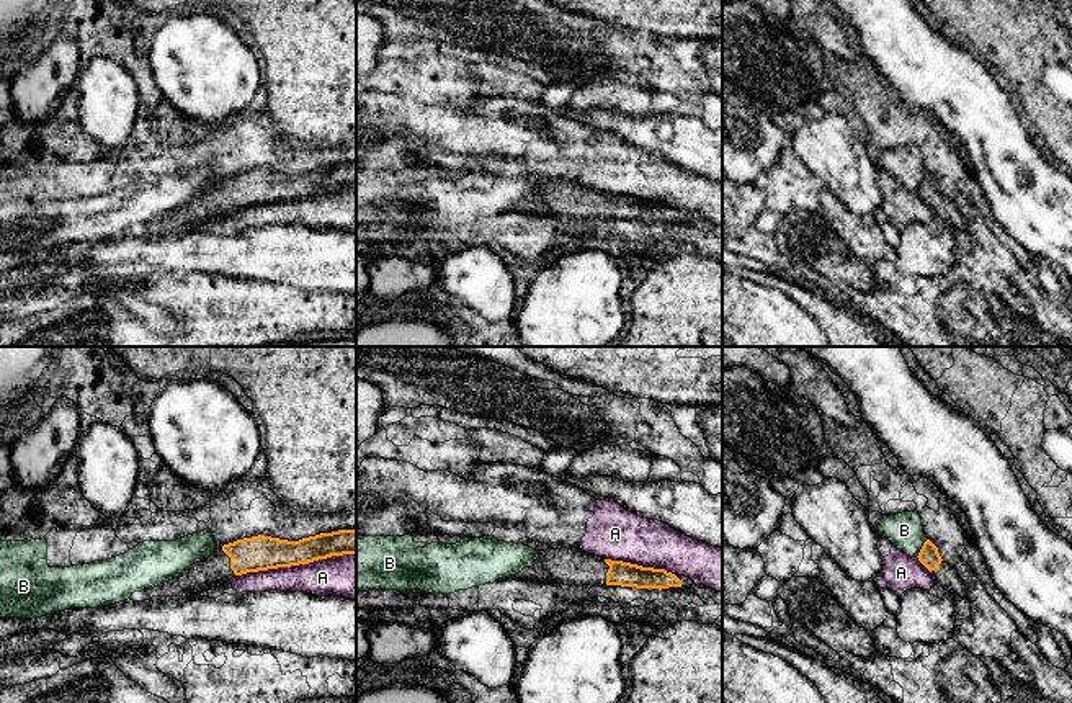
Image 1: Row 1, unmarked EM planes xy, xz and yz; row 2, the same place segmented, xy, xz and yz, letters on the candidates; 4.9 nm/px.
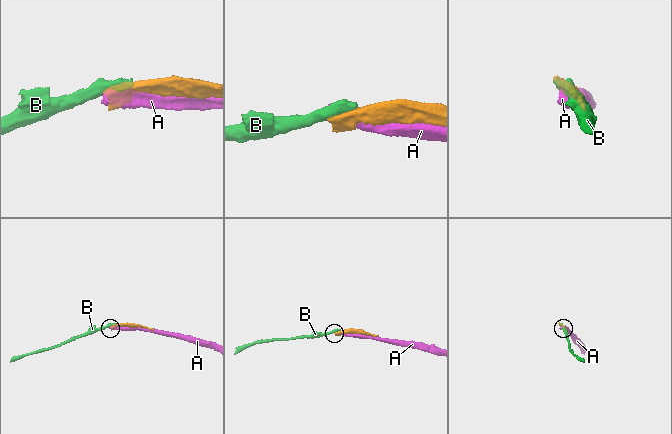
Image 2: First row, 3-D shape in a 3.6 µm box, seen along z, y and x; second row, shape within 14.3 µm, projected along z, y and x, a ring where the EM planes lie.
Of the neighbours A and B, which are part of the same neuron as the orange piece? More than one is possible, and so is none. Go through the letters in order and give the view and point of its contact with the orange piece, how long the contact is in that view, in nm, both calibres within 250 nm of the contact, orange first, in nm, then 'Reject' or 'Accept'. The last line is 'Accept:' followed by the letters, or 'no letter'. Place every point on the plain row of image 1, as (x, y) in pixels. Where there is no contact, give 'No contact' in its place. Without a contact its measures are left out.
A: Touches orange at xy (294, 198). Shared border 600 nm. Thickness 180 nm (orange) against 200 nm. Reject
B: Touches orange at yz (922, 182). Shared border 110 nm. Thickness 100 nm (orange) against 180 nm. Reject
Accept: no letter

